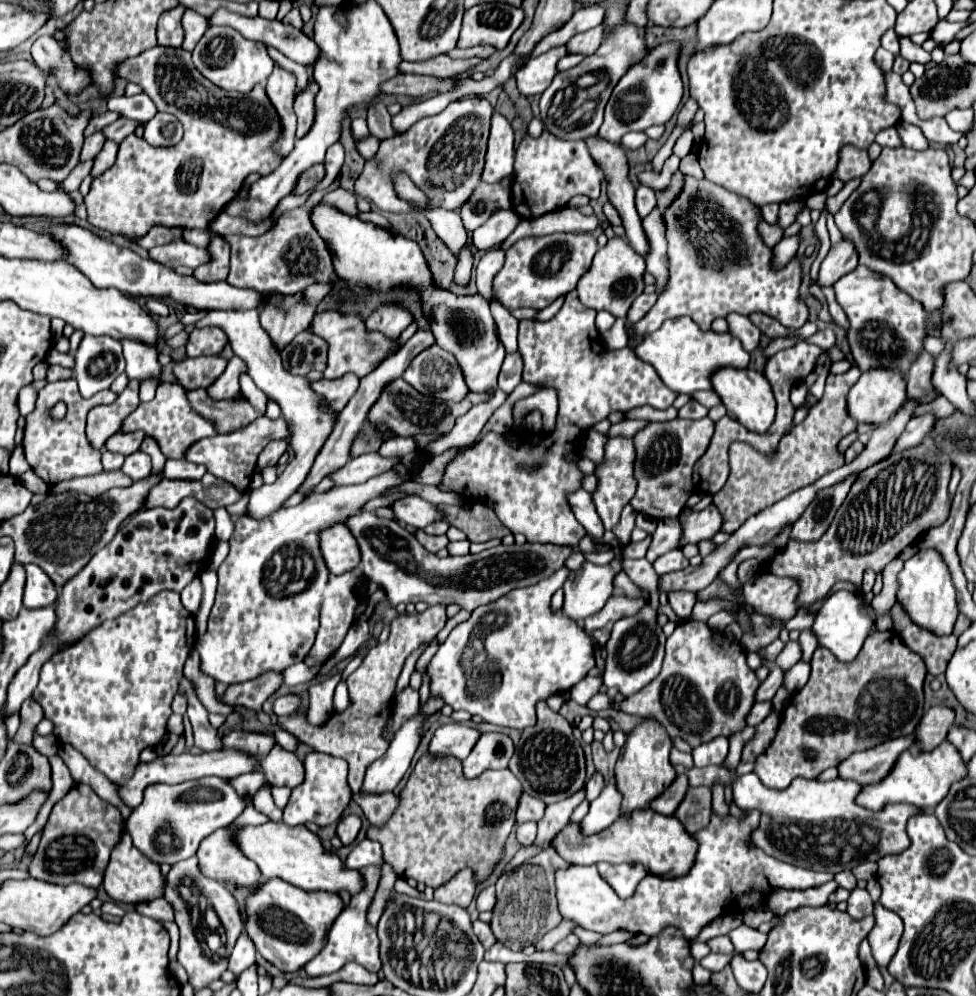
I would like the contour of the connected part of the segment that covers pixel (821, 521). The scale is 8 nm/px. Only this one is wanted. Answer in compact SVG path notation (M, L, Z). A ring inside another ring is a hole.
M852 474L852 478L844 478L844 482L836 482L836 486L830 486L828 490L820 490L816 498L808 504L808 510L794 522L790 538L810 542L818 540L826 528L830 526L838 506L848 496L848 490L858 474Z

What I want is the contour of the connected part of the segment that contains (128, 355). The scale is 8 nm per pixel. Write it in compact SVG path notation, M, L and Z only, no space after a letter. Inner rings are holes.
M122 340L122 346L124 346L124 358L126 358L126 374L130 380L160 382L162 364L158 362L158 354L154 348L132 340Z

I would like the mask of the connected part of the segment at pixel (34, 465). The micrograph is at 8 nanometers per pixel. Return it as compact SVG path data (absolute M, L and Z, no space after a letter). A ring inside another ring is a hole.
M74 378L48 382L40 392L36 400L36 410L26 416L26 430L24 430L24 454L30 464L30 468L48 484L58 484L62 480L78 478L78 476L90 476L100 474L100 452L94 450L86 438L86 414L98 406L98 404L112 404L116 400L116 394L112 390L102 390L94 394L92 398L82 398L76 386ZM58 400L66 402L68 412L62 420L52 420L48 414L48 408L52 408Z

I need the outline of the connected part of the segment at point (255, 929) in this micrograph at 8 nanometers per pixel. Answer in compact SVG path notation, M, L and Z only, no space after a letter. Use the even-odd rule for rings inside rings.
M274 878L248 898L246 932L254 940L262 958L282 972L296 972L304 968L310 958L320 954L324 942L328 942L328 930L342 908L344 904L338 894L306 892L280 878Z

